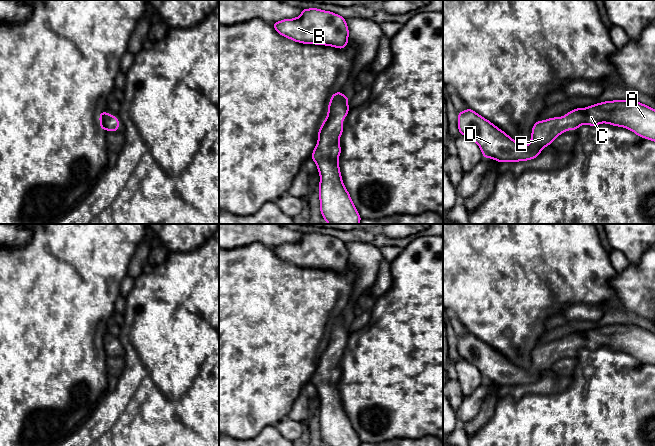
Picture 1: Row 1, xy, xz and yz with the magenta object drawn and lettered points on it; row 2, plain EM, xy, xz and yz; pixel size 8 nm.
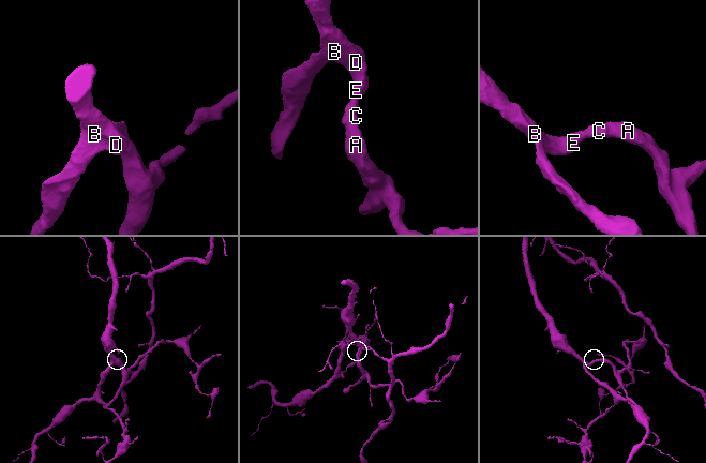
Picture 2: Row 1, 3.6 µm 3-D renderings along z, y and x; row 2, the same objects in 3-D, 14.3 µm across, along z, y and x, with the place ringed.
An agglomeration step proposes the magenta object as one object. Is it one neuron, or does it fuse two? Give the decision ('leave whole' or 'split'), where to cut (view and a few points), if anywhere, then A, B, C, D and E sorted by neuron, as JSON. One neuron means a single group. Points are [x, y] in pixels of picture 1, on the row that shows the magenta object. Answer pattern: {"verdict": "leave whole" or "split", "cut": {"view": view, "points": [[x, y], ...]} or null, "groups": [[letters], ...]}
{"verdict": "leave whole", "cut": null, "groups": [["A", "B", "C", "D", "E"]]}

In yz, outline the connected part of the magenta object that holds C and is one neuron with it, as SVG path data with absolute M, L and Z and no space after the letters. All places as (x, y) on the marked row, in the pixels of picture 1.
M606 101L574 109L564 117L536 121L529 145L516 142L469 108L458 112L460 134L476 142L485 159L492 158L500 163L534 159L566 130L576 130L583 124L596 126L600 123L625 127L638 136L655 142L655 110L637 101Z

